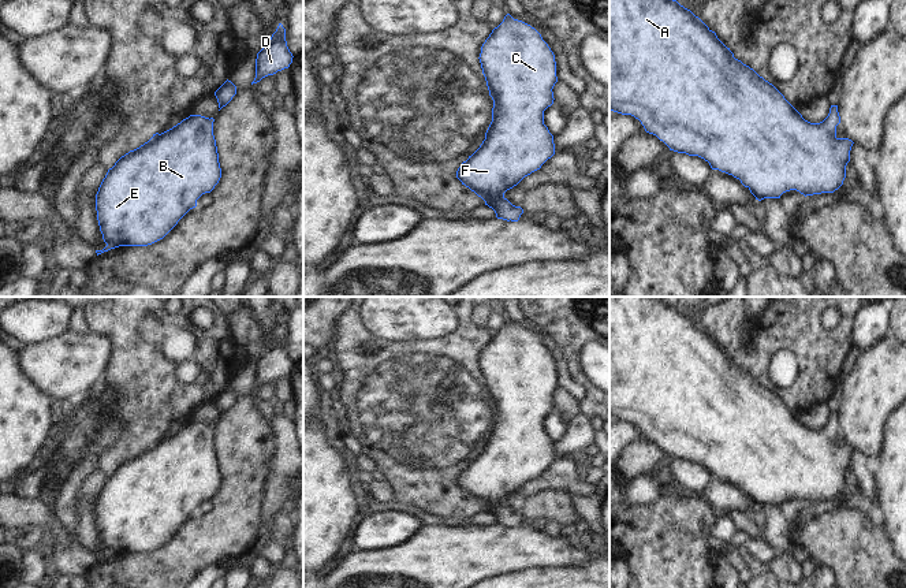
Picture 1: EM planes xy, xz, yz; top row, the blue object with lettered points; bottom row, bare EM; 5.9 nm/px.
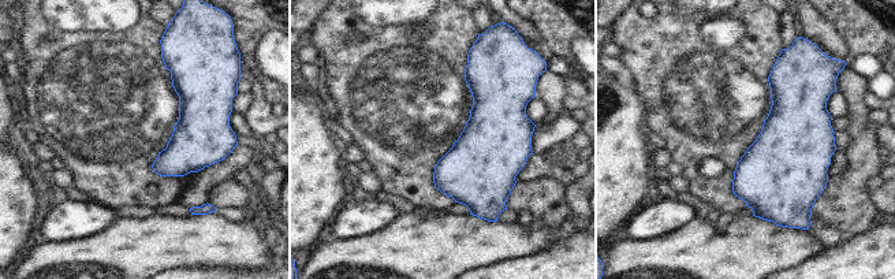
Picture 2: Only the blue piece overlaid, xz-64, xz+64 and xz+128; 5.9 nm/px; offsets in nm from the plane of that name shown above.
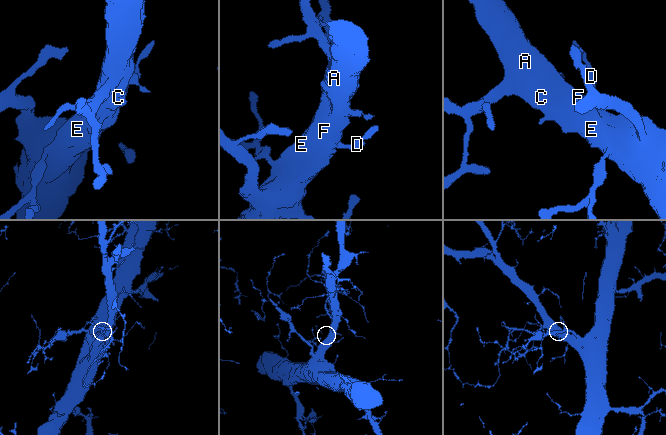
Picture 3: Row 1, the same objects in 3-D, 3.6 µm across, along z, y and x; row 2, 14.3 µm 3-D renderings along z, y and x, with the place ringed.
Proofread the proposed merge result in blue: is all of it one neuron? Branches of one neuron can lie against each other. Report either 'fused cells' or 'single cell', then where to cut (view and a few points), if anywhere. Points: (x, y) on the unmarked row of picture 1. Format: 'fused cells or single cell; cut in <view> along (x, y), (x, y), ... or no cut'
single cell; no cut

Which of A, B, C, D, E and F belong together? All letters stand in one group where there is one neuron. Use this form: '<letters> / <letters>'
A B C D E F

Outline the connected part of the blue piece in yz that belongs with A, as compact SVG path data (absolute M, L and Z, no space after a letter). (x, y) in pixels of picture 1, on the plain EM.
M609 297L609 417L631 421L641 428L645 438L656 442L670 457L698 462L709 469L712 476L719 476L734 484L750 496L756 506L780 505L790 496L813 502L834 499L846 484L846 472L850 468L853 447L836 443L836 432L840 429L838 412L831 412L828 423L820 429L810 429L784 405L784 402L768 387L760 383L753 375L734 364L727 354L698 323L681 312L676 306L668 305L663 297Z

